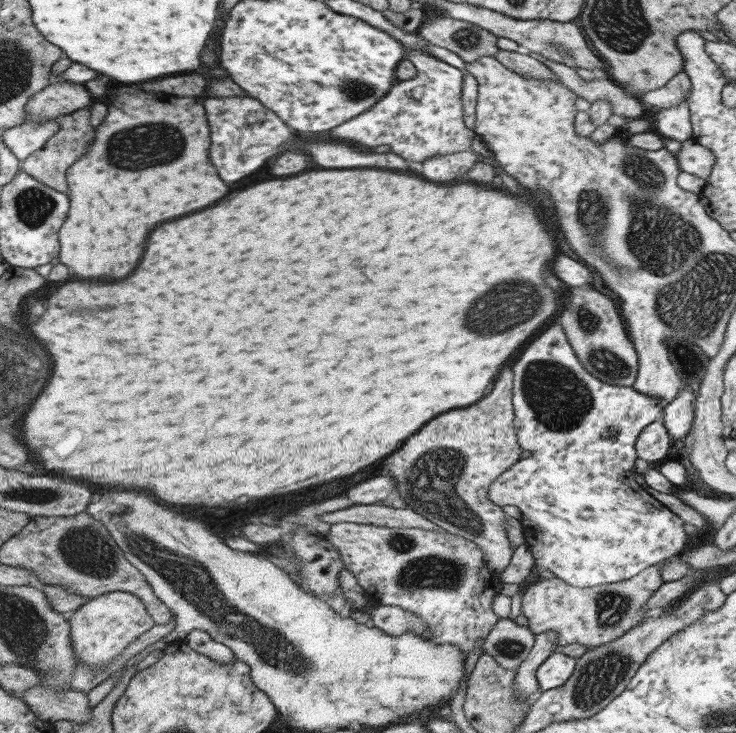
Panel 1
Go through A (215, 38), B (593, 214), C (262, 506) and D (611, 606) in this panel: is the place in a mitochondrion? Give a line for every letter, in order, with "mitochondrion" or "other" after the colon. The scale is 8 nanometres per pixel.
A: other
B: mitochondrion
C: other
D: mitochondrion

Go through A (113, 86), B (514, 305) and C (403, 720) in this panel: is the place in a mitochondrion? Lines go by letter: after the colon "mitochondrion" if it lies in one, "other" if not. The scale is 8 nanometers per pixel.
A: other
B: mitochondrion
C: other

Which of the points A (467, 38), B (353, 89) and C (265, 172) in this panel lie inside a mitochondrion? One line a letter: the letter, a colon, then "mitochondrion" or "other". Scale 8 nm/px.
A: mitochondrion
B: mitochondrion
C: other

